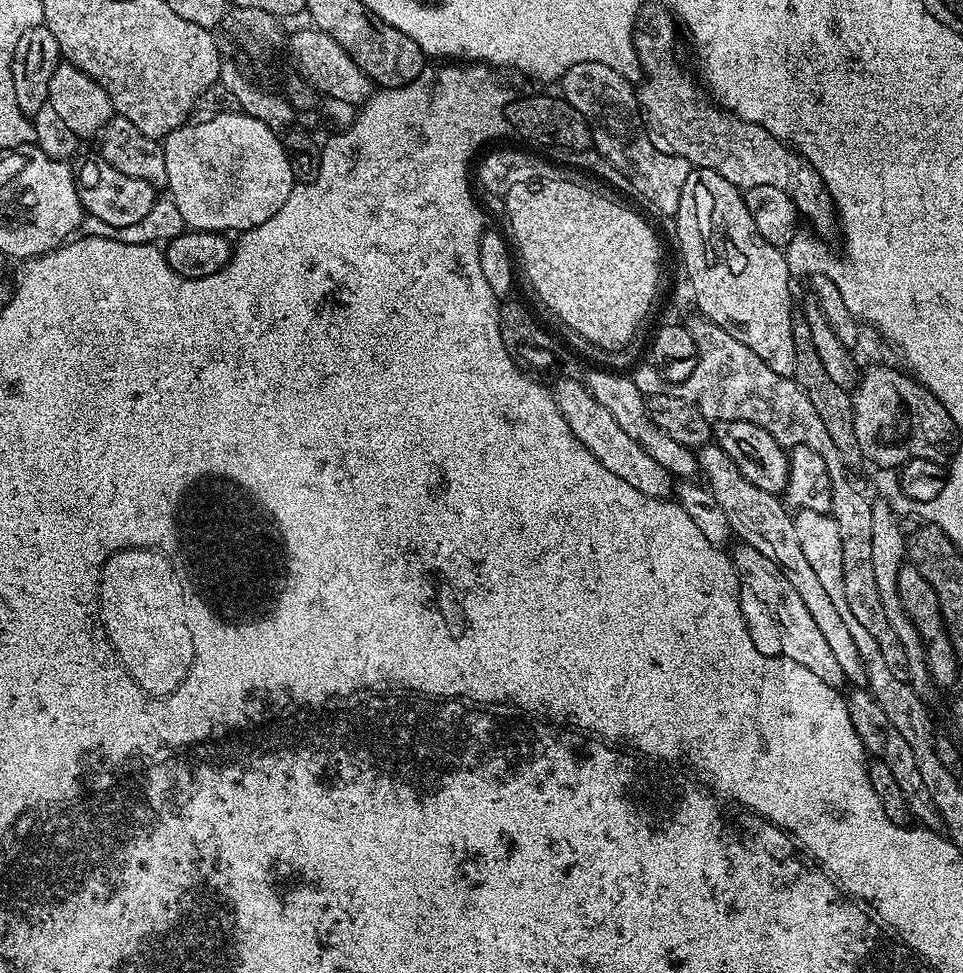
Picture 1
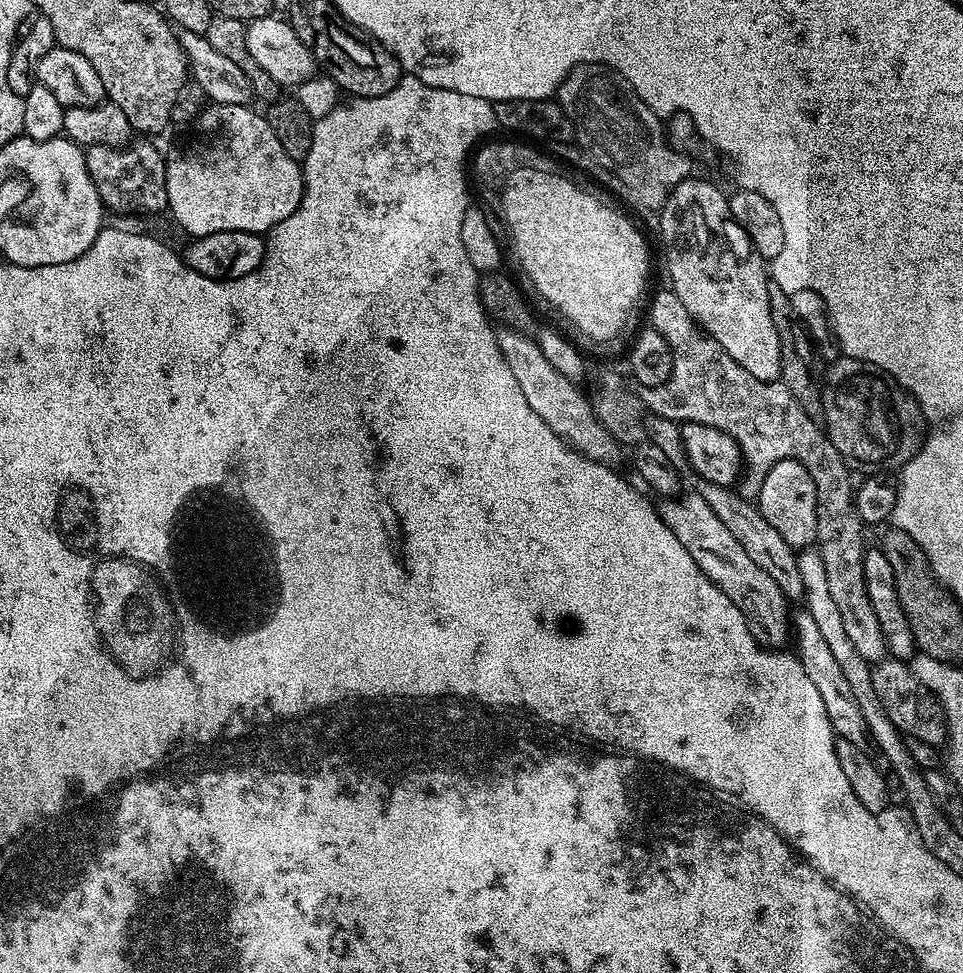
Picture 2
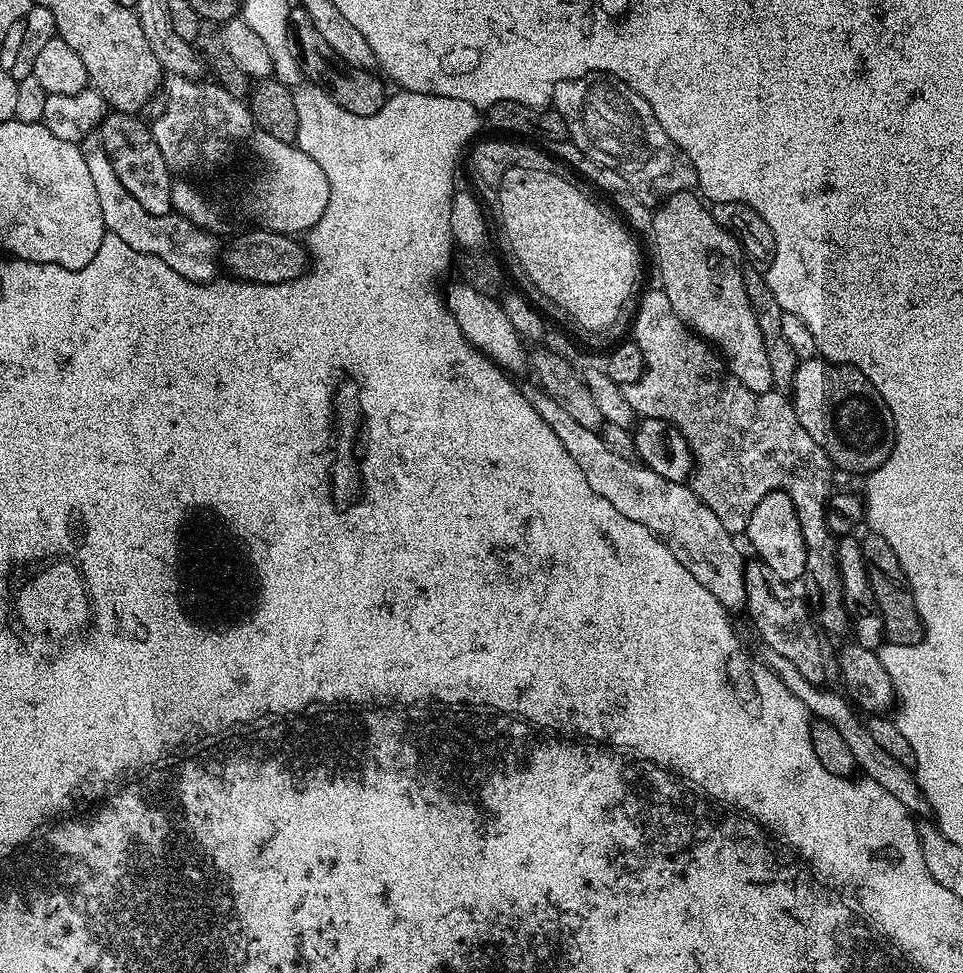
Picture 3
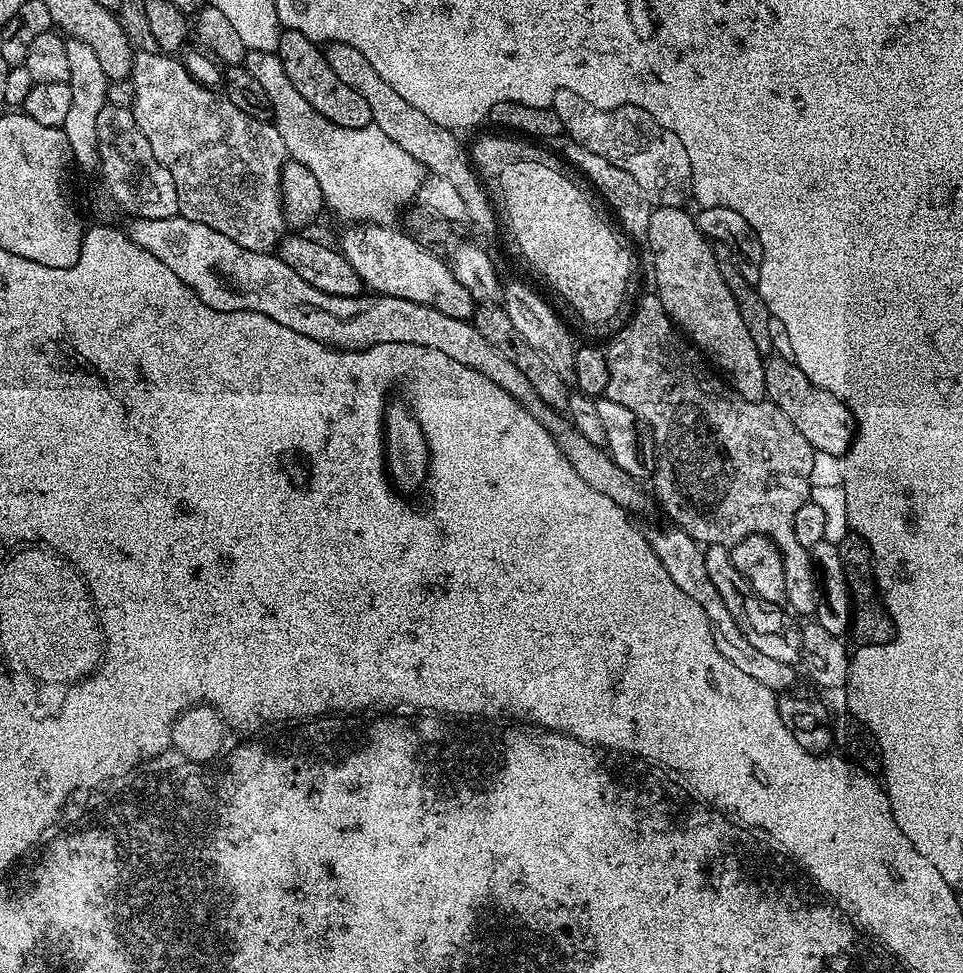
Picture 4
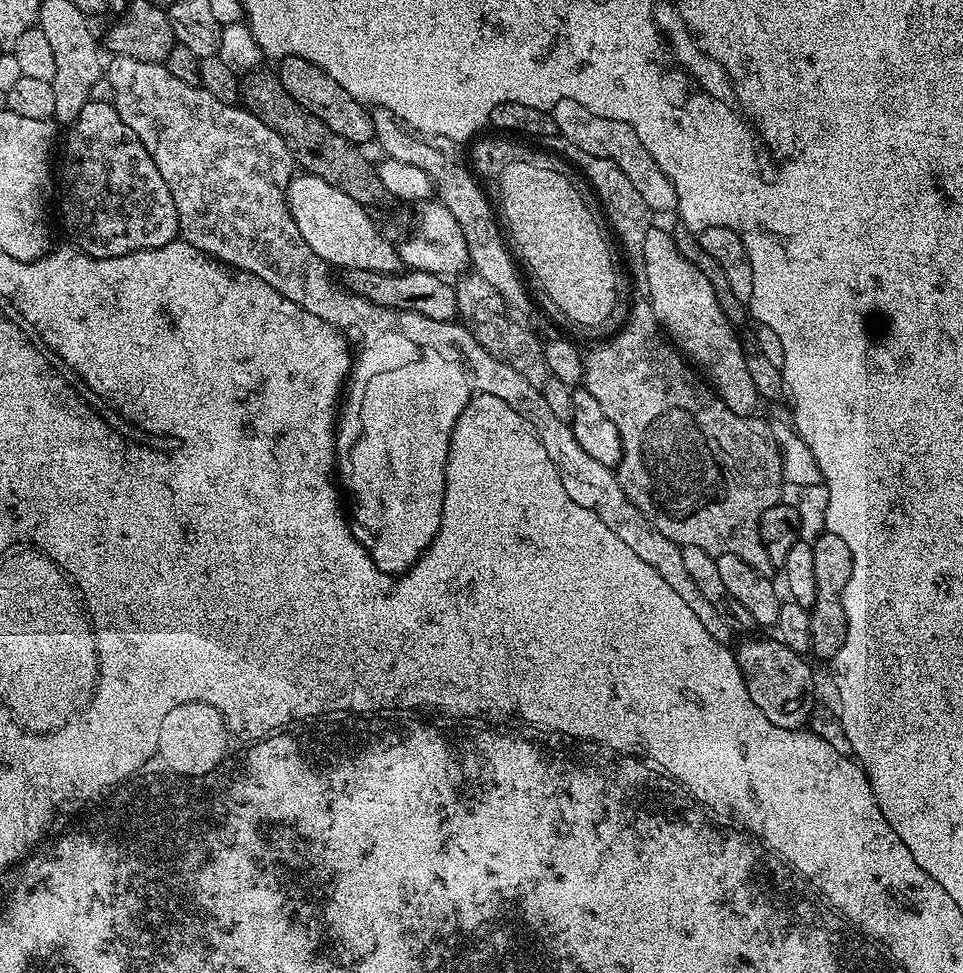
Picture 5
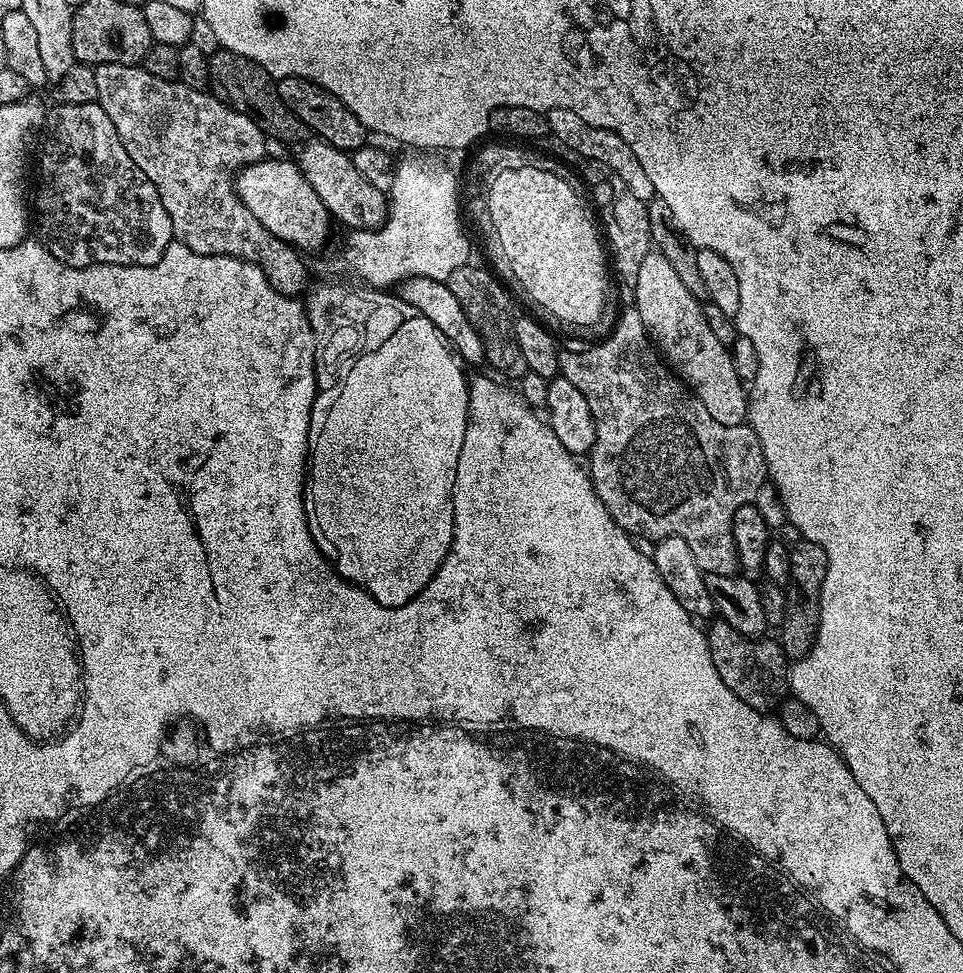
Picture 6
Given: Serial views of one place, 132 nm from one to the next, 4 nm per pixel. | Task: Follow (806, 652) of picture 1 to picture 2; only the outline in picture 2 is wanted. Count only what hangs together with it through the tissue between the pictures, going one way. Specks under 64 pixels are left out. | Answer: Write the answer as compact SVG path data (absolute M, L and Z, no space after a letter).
M688 492L684 496L680 494L661 501L658 511L661 523L667 525L694 558L695 564L727 595L729 603L735 605L754 640L769 650L783 649L787 640L788 643L790 640L790 608L787 608L787 598L770 574L750 559L742 544L706 504L706 500L698 493Z

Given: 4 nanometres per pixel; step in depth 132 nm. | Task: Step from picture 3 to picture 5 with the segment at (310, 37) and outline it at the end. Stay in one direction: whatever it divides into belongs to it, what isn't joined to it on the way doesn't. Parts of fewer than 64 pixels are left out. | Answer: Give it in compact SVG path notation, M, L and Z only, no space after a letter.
M286 56L279 61L278 75L286 94L290 94L290 98L294 98L294 102L298 102L298 106L302 106L310 114L314 114L314 118L326 122L326 126L330 126L330 130L334 130L334 134L342 134L342 138L346 138L346 142L357 146L373 143L376 131L371 111L359 100L355 100L349 92L342 90L342 86L338 86L338 82L334 82L334 78L330 78L330 74L326 74L326 70L314 66L314 62L306 62L306 58Z

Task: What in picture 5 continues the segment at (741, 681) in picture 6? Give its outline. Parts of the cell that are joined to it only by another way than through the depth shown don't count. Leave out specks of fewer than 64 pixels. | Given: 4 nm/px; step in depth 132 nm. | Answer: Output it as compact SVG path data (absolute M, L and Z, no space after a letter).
M752 638L744 639L746 641L744 641L739 646L737 652L734 652L734 658L738 662L739 668L742 670L744 680L746 680L747 682L747 689L750 693L751 701L754 702L756 707L758 707L758 710L762 711L762 714L764 714L765 717L769 719L769 721L773 723L774 726L776 726L778 729L790 729L795 732L799 731L800 727L802 727L807 722L807 720L809 723L809 720L811 719L814 710L815 681L816 681L815 674L814 675L812 674L812 670L809 664L805 661L806 658L803 655L794 652L794 650L790 650L790 648L783 644L783 642L781 642L779 639L776 638L772 638L772 640L748 640L748 639Z

